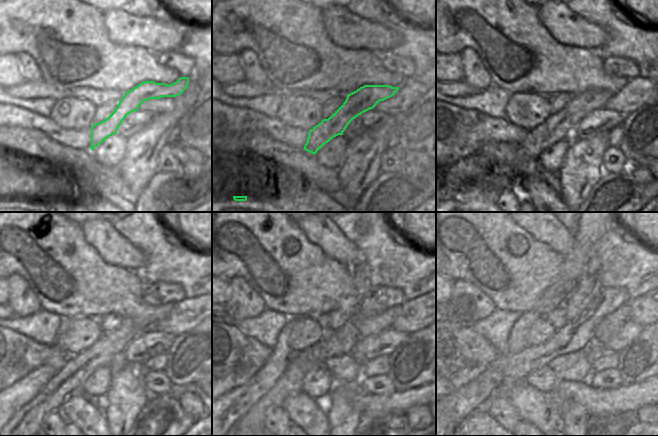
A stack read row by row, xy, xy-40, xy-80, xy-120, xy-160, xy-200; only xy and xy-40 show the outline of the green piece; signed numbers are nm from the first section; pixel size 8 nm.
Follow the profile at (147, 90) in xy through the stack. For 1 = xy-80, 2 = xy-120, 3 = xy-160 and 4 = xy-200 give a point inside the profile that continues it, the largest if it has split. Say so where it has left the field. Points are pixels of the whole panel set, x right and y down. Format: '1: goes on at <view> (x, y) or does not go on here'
1: goes on at xy-80 (558, 126)
2: goes on at xy-120 (68, 381)
3: goes on at xy-160 (291, 381)
4: goes on at xy-200 (501, 391)

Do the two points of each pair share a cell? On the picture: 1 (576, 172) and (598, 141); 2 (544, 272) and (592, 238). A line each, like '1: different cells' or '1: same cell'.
1: same cell
2: different cells

